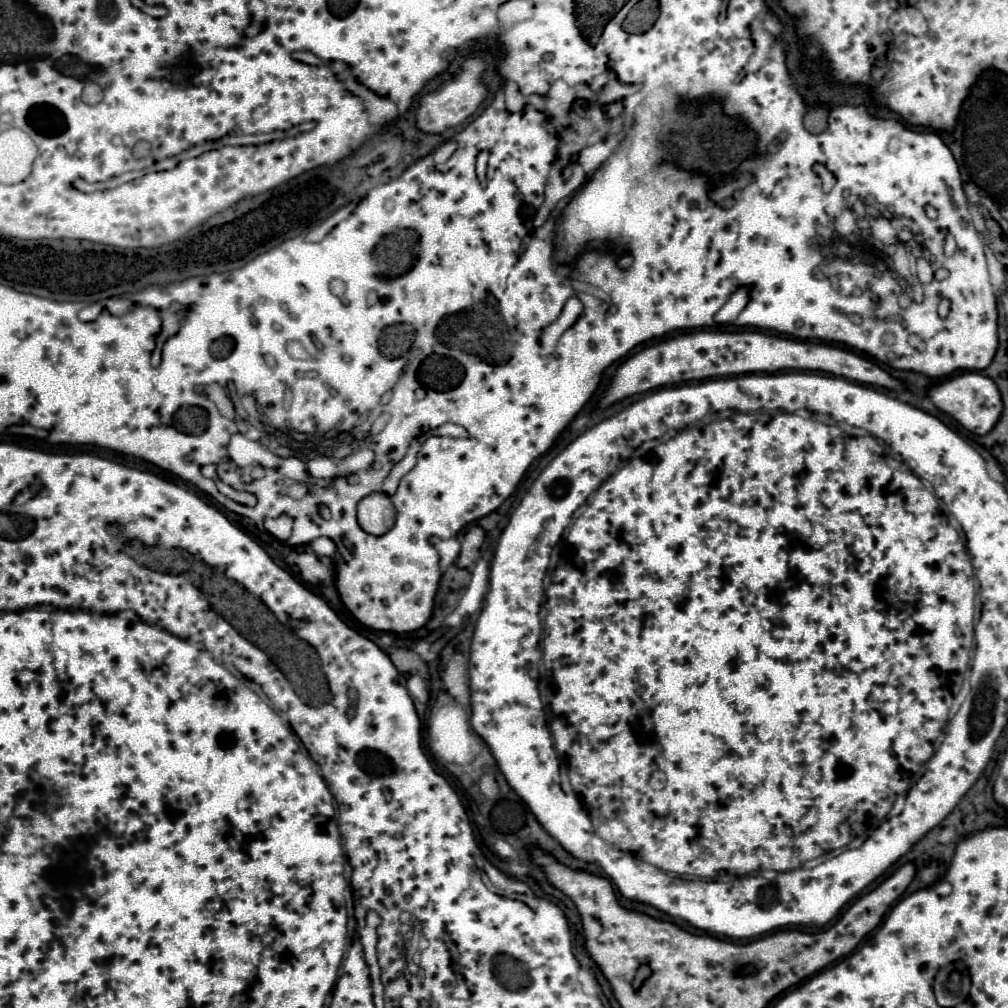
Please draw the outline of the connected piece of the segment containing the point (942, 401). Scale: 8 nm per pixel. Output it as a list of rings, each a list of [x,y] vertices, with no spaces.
[[[975,371],[961,373],[957,377],[949,377],[949,379],[937,383],[937,385],[933,385],[927,391],[927,397],[933,401],[933,405],[937,409],[949,413],[965,429],[969,429],[971,433],[977,433],[977,435],[989,433],[993,429],[993,425],[997,423],[997,419],[1001,415],[1001,409],[1003,409],[997,385],[989,377],[985,377],[981,373],[975,373]]]

